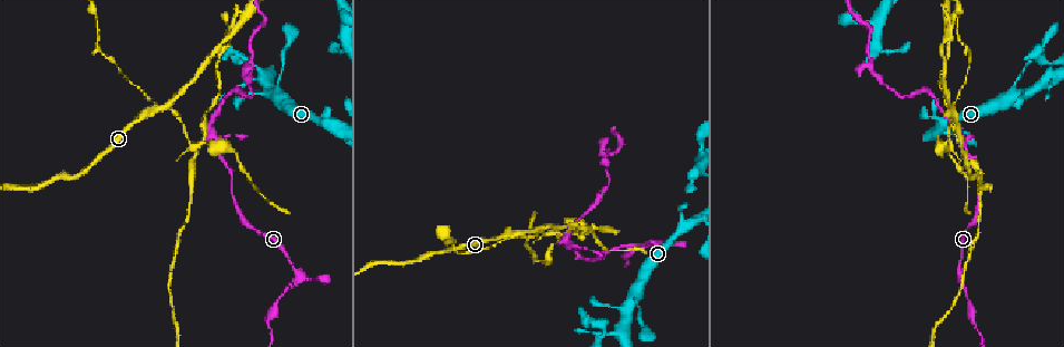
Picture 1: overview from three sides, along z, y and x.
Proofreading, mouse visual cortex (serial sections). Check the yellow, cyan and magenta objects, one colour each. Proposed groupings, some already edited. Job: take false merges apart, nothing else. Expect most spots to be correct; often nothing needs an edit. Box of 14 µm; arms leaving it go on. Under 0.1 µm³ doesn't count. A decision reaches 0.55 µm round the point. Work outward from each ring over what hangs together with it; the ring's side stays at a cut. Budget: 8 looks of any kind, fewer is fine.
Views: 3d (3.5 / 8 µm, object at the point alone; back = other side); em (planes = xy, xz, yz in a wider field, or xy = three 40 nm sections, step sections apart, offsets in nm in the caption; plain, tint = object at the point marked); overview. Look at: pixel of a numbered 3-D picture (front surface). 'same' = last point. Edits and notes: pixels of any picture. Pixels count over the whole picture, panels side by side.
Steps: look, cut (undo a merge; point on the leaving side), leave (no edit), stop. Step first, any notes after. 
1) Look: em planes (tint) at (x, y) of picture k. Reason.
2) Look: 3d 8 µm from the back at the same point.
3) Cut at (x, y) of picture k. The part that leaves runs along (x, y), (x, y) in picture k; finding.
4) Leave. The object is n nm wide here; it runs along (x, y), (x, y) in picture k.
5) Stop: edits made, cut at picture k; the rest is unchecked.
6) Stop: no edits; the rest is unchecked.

Look: 3d 3.5 µm at (965, 288) of picture 1.

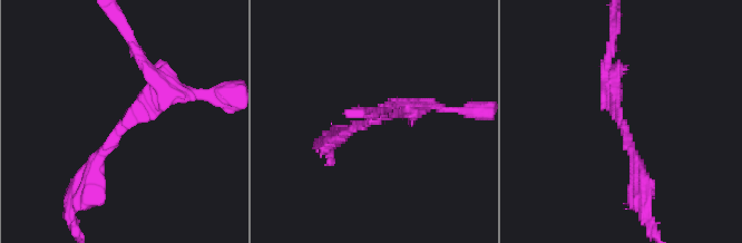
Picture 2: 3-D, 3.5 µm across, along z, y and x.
Look: em xy step 3 (tint) at (130, 119) of picture 2. Need the tissue.

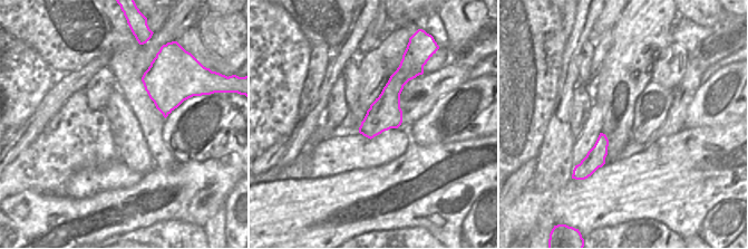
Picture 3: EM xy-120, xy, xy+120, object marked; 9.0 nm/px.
Look: em xy step 2 (tint) at the same point.

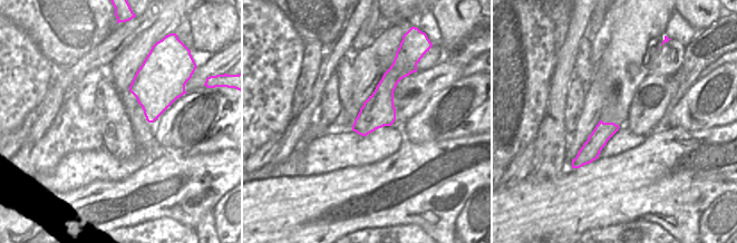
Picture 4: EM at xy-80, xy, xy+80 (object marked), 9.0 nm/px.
Leave. The object is 300 nm wide here; it runs along (143, 65), (149, 103), (87, 181) in picture 2; continuous, no second cell.

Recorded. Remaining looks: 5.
Look: 3d 3.5 µm from the back at (163, 109) of picture 1. Abrupt turn.

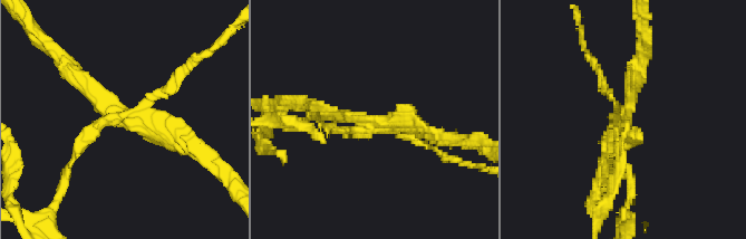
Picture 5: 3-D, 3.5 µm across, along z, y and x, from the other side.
Look: em xy step 1 (tint) at (125, 116) of picture 5. 4 arms meet here; the arms are 100, 150, 200, 200 nm wide.

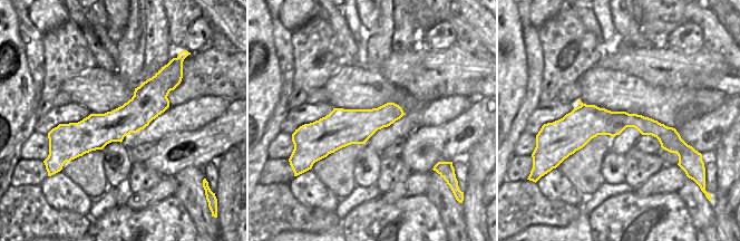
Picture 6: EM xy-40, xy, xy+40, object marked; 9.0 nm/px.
Cut at (81, 143) of picture 5. A second cell is stuck on.

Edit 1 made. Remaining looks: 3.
Look: overview. Redraw.

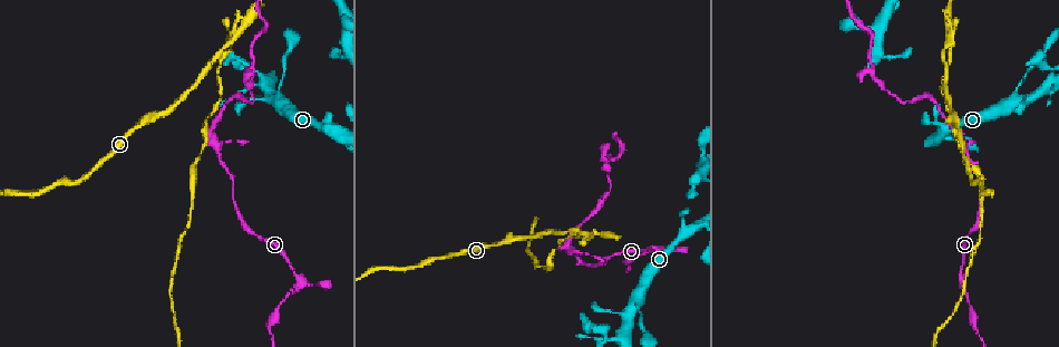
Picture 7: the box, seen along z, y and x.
Look: 3d 3.5 µm at (580, 234) of picture 7. Two arms at a narrow angle.

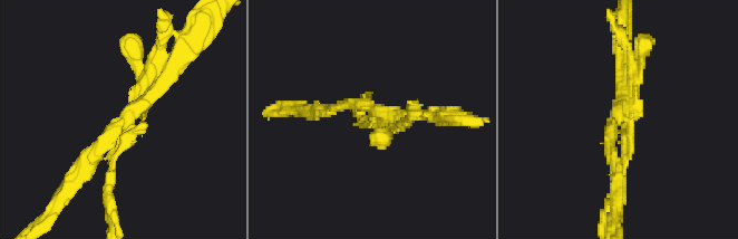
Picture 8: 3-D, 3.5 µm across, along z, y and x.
Look: em xy step 3 (tint) at (617, 112) of picture 8. Need the tissue.

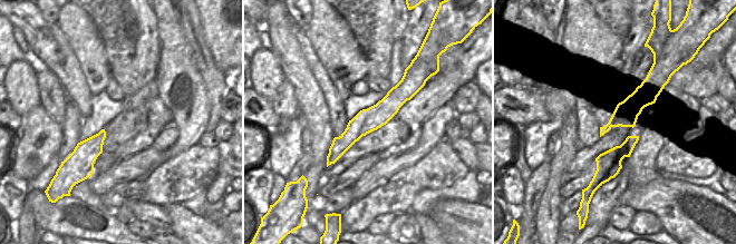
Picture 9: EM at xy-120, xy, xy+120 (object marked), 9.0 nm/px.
Cut at (112, 159) of picture 8. A second cell is stuck on.

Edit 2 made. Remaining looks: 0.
Stop: edits made, cut at picture 5, cut at picture 8; the rest is unchecked.

